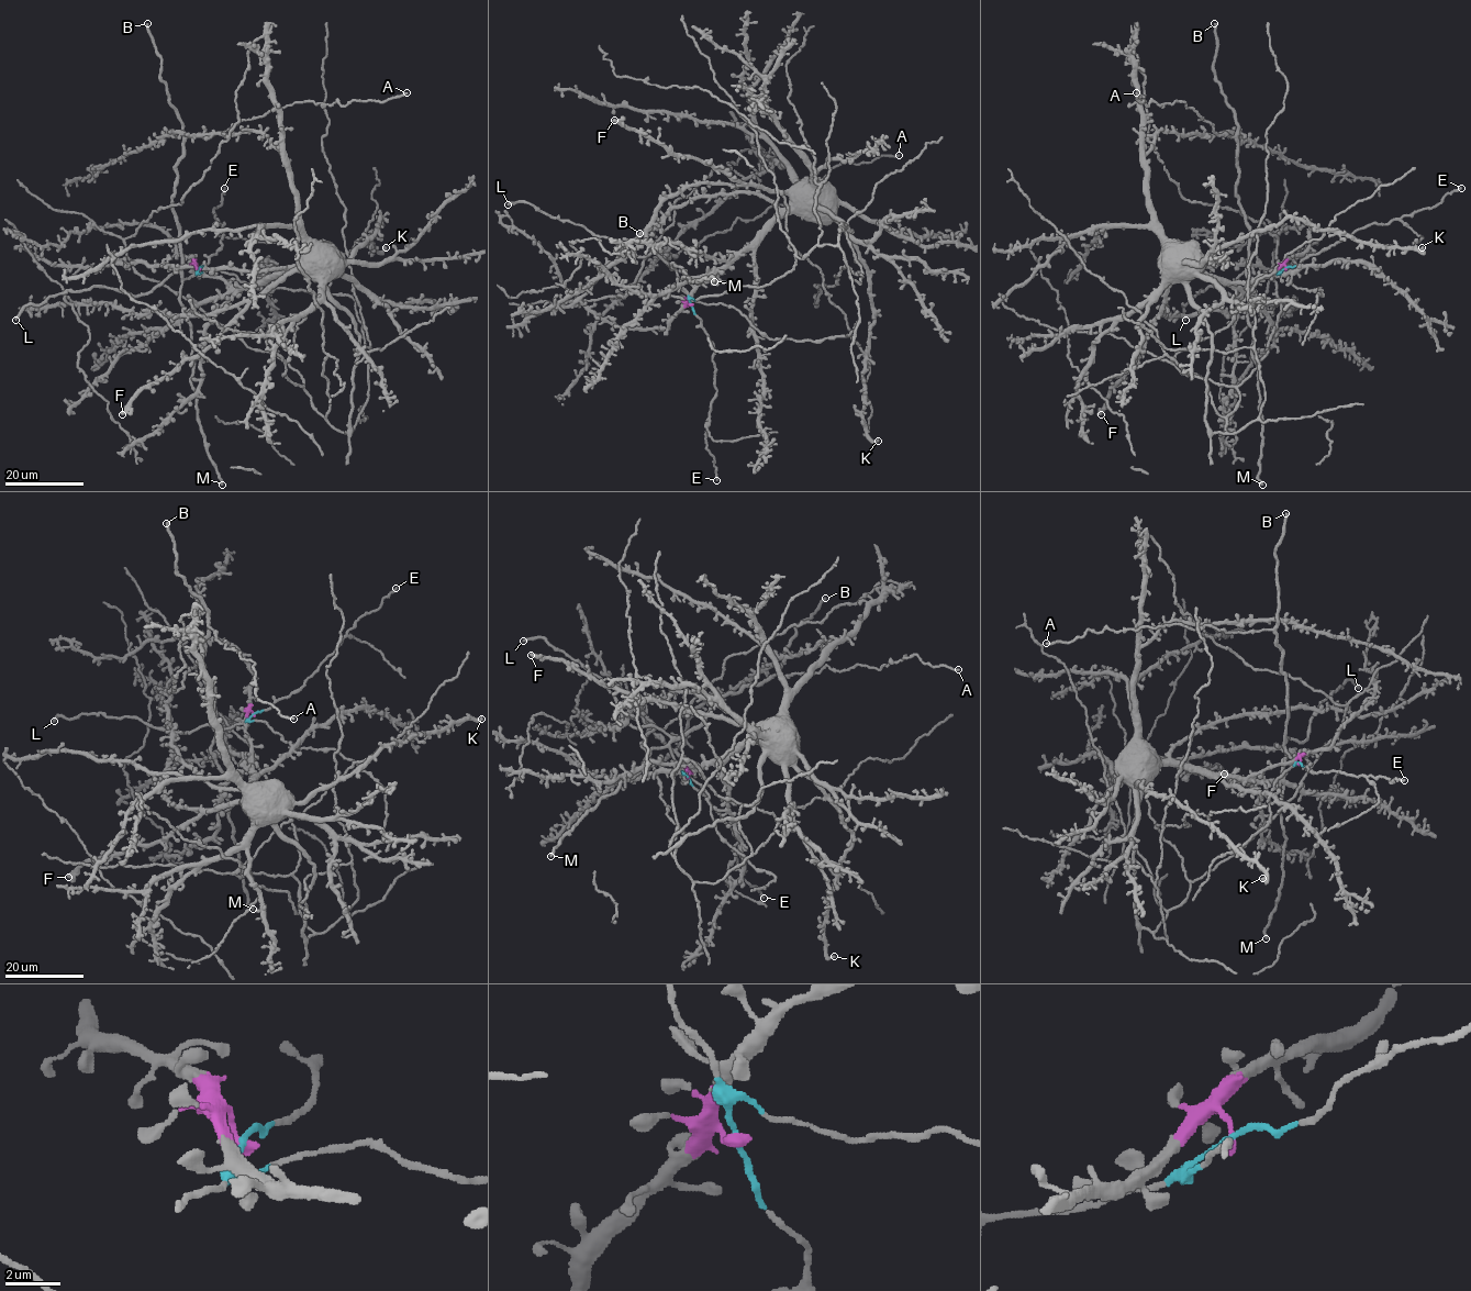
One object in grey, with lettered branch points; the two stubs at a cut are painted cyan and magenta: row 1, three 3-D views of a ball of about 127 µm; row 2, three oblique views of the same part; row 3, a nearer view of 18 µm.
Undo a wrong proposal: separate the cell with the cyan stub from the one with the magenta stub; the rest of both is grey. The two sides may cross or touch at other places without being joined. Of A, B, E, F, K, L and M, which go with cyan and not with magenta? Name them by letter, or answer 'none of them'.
A, B, E, L, M

